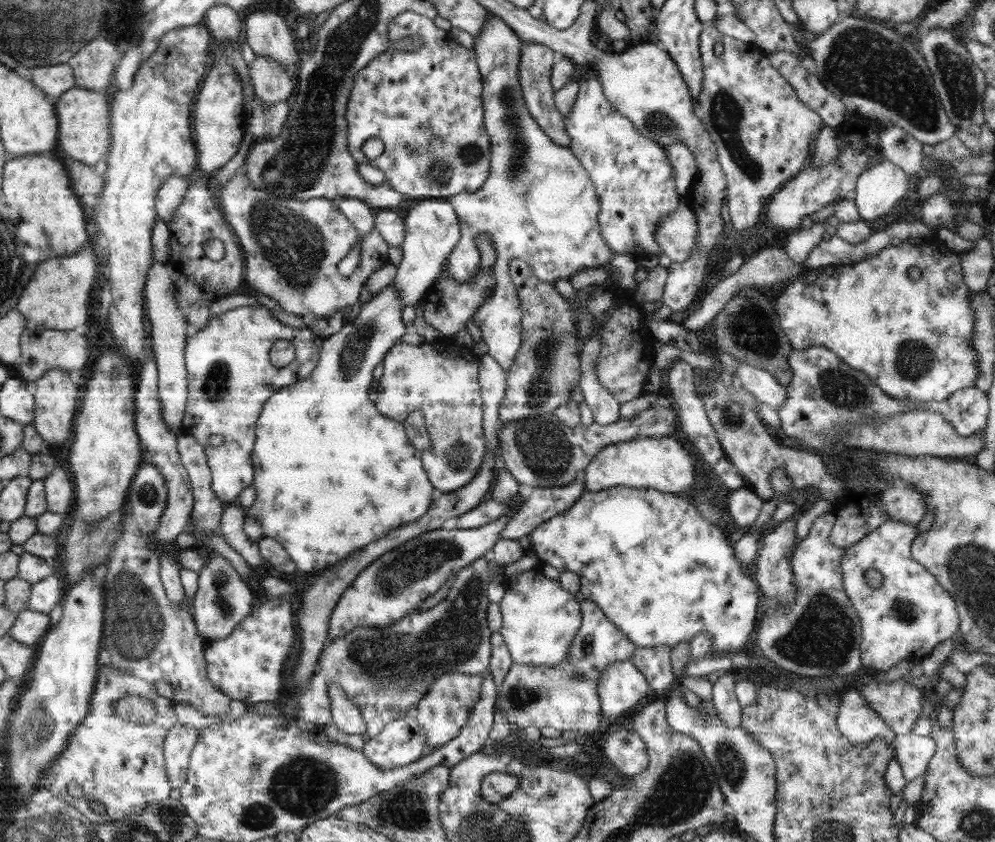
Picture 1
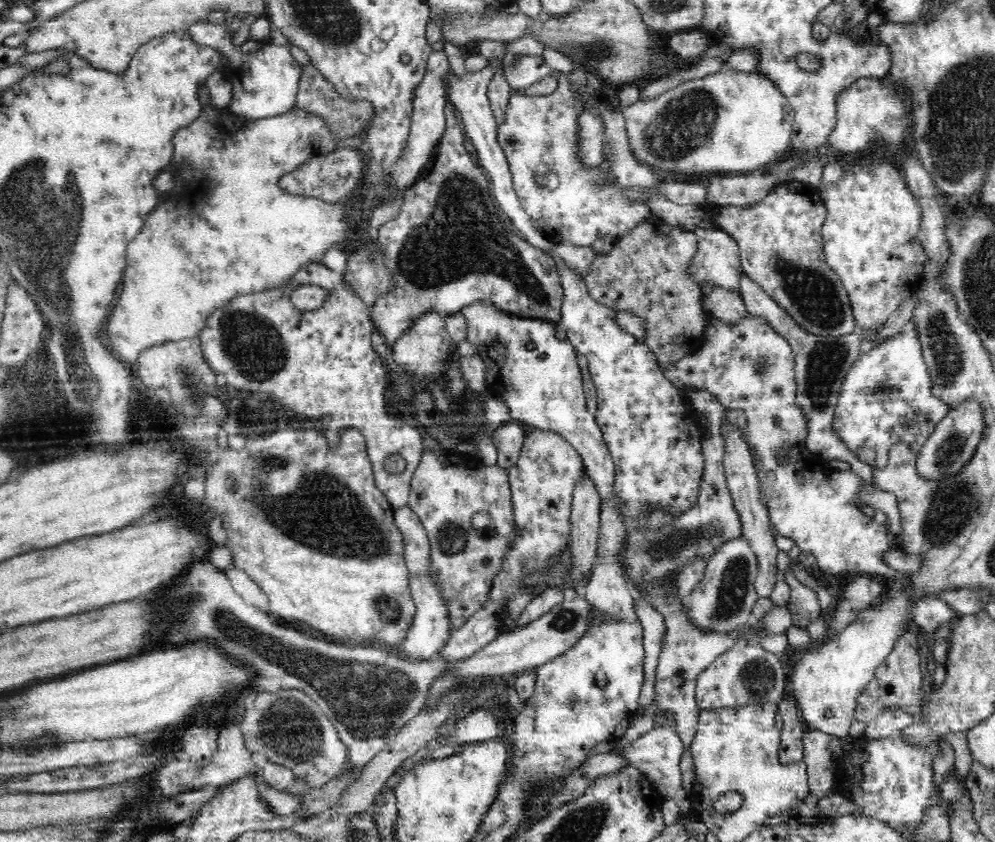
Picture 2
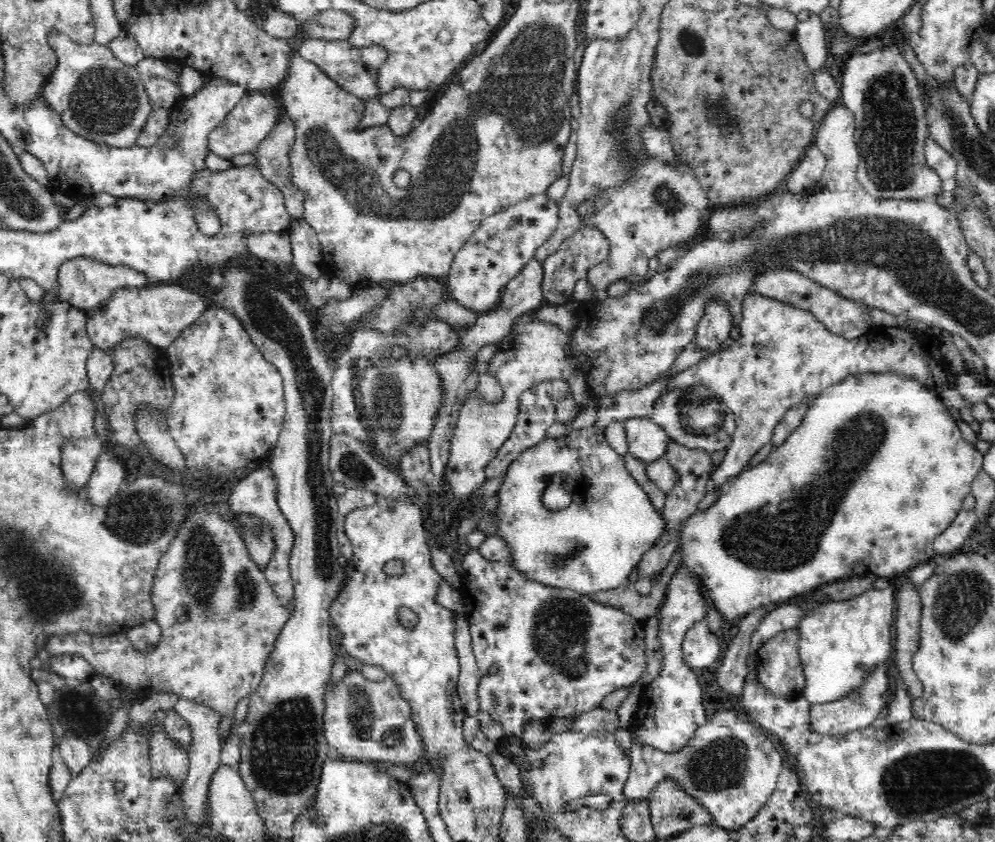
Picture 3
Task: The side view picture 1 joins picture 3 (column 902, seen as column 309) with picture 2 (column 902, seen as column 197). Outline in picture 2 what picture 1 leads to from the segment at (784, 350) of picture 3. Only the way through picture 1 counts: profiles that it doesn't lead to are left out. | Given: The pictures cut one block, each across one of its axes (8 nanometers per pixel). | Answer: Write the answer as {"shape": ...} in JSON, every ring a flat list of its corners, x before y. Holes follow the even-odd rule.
{"shape":[[910,321,898,334,884,338,878,346,860,354,852,364,836,402,832,429,854,455,864,446,874,449,876,458,872,470,883,469,895,442,902,442,913,456,917,456,928,436,950,410,947,404,932,395,930,373,914,323]]}

